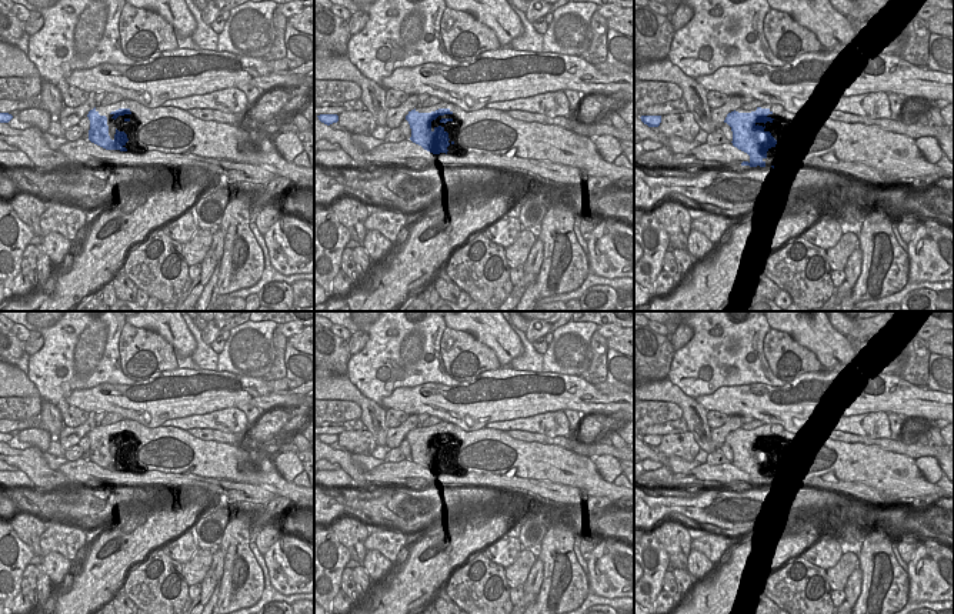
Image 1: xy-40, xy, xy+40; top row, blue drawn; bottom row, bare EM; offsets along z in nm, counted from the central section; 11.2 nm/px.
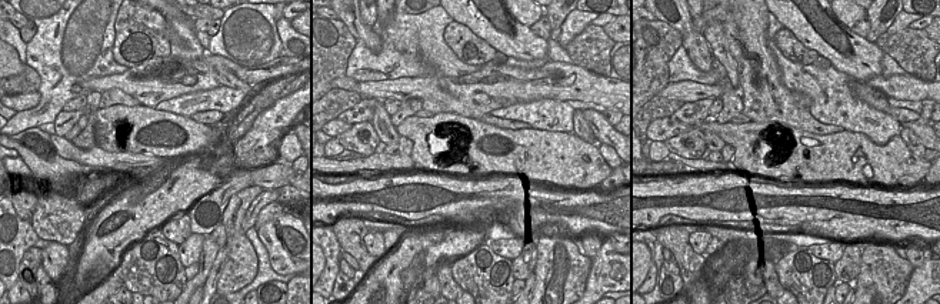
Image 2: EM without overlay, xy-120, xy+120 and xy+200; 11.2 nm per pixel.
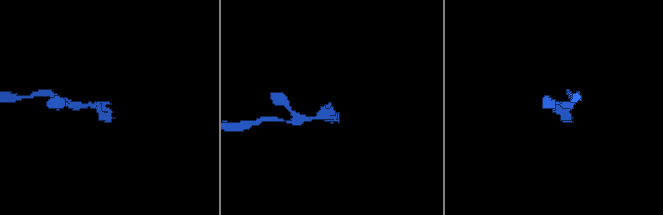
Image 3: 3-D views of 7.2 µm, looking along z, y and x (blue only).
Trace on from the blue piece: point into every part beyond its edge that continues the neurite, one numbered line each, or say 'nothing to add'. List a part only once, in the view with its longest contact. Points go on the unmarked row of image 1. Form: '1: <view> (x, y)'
1: xy (489, 451)

